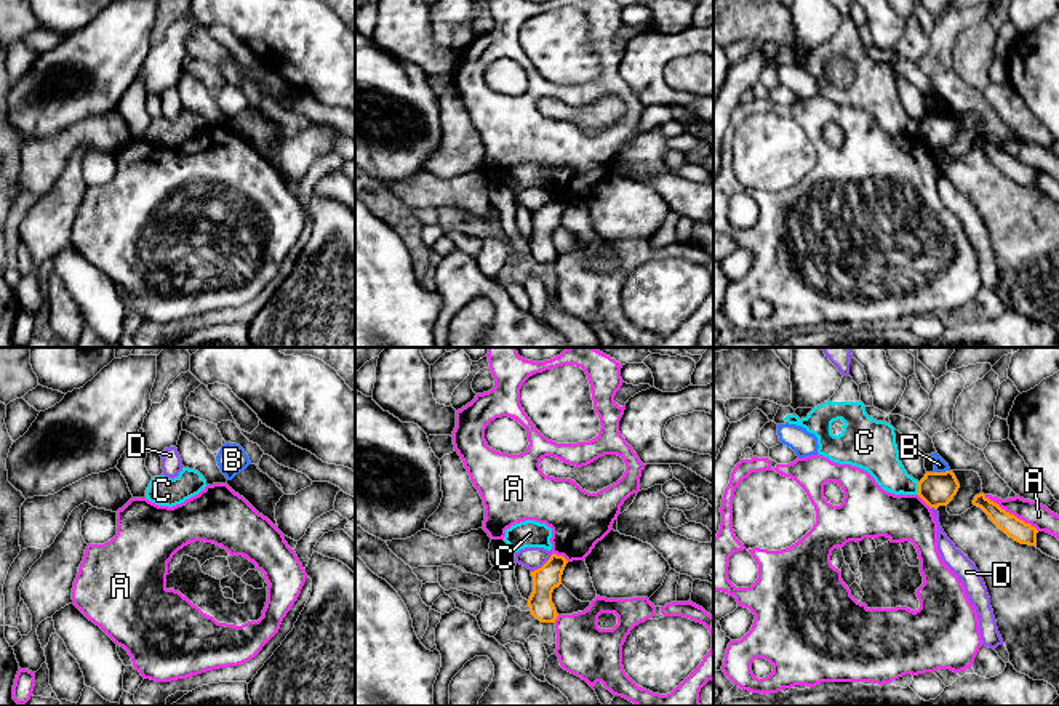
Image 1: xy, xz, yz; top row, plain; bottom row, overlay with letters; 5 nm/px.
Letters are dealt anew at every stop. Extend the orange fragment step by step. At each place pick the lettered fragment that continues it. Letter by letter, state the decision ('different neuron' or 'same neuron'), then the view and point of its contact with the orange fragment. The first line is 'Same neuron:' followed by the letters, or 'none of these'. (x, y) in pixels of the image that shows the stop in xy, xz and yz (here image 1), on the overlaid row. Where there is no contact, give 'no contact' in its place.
Same neuron: none of these
A: different neuron; meets orange in yz at (1011, 514)
B: different neuron; meets orange in yz at (941, 473)
C: different neuron; meets orange in yz at (919, 489)
D: different neuron; meets orange in xz at (543, 565)

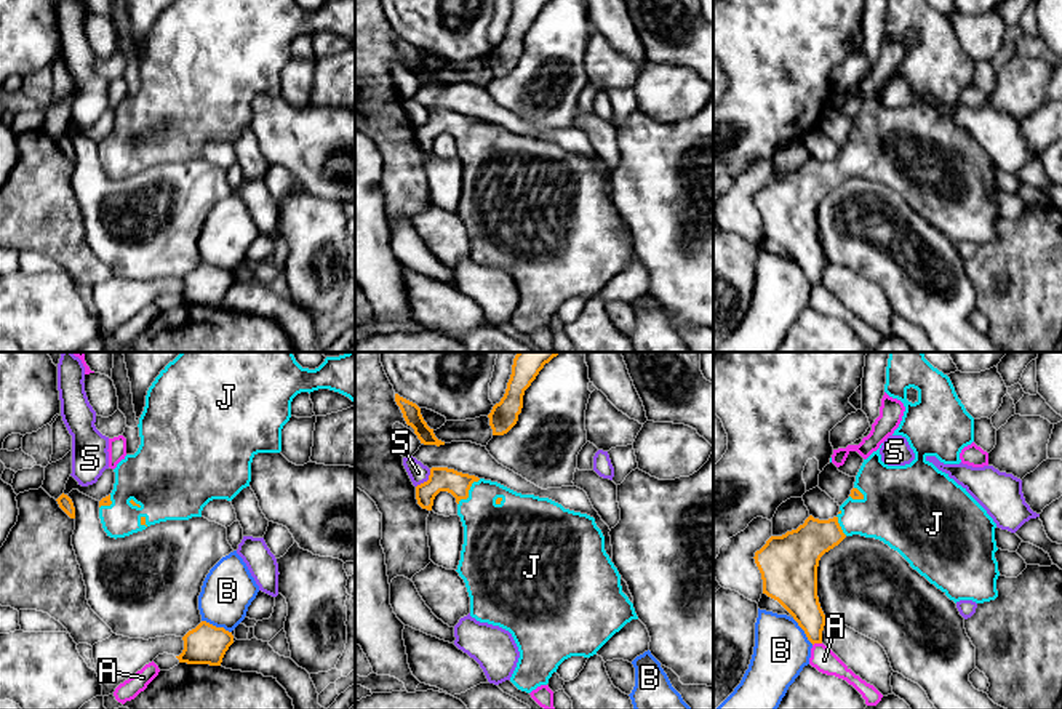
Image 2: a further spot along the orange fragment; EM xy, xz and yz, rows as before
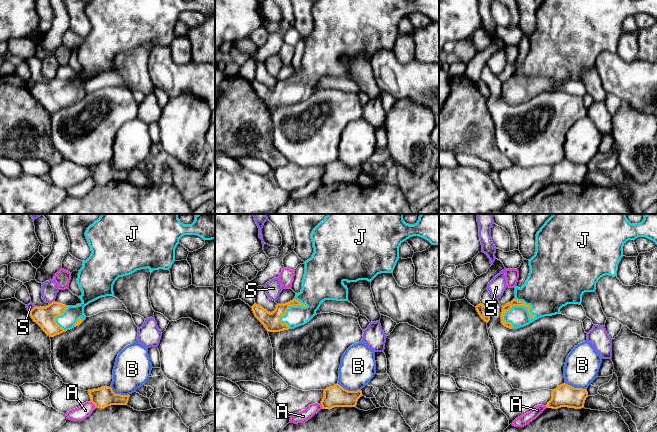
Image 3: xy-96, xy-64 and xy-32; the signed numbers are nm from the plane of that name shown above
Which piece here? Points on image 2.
Same neuron: J
A: different neuron; meets orange in yz at (816, 642)
B: different neuron; meets orange in xy at (215, 626)
J: same neuron; meets orange in xz at (467, 492)
S: different neuron; meets orange in xz at (427, 480)

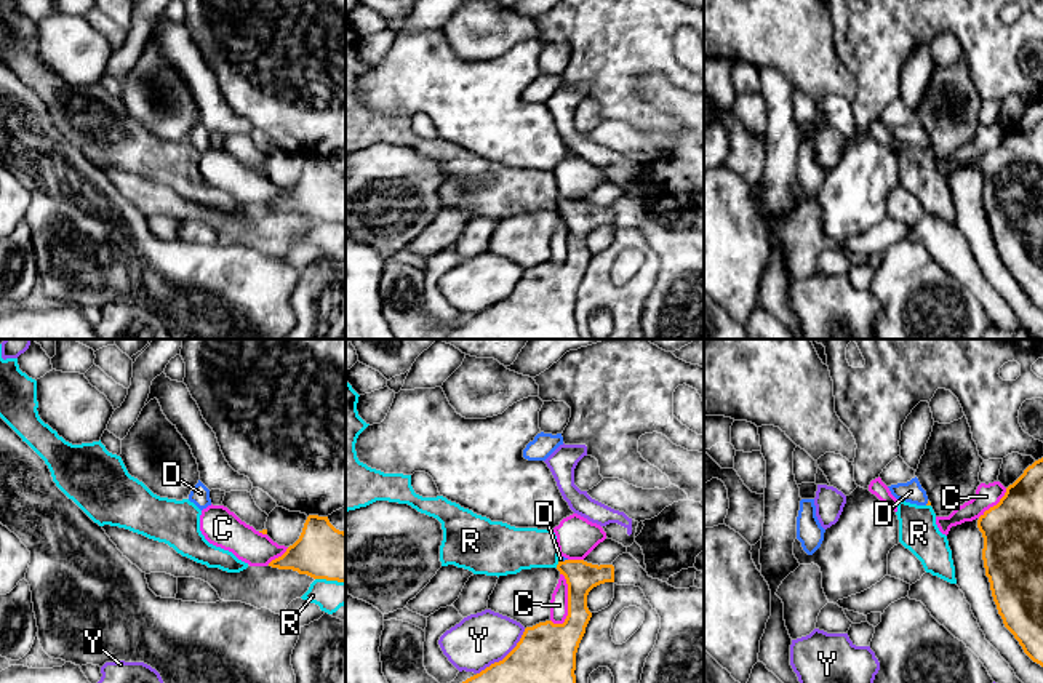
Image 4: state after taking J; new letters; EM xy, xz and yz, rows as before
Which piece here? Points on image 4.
Same neuron: D
C: different neuron; meets orange in xz at (568, 602)
D: same neuron; meets orange in xz at (562, 562)
R: different neuron; meets orange in xy at (330, 579)
Y: different neuron; meets orange in xz at (506, 656)

